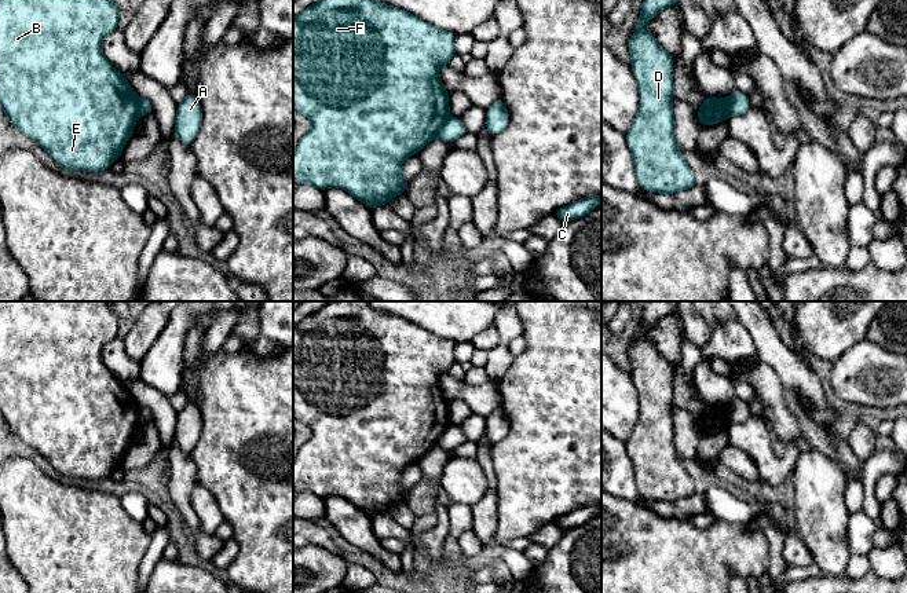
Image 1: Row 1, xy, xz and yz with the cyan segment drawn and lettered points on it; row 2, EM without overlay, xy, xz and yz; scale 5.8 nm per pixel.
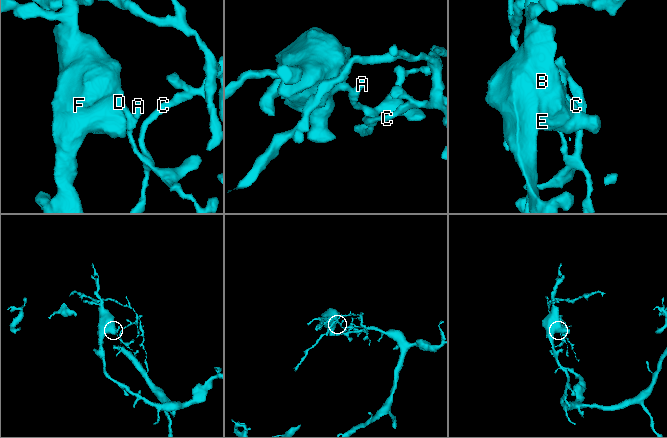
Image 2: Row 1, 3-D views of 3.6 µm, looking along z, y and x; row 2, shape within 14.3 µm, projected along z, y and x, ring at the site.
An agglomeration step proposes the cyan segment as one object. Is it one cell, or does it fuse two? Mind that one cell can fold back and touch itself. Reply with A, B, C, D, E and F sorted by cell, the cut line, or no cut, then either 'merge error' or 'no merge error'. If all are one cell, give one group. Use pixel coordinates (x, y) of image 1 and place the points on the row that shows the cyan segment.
groups A C / B D E F; cut xz (450, 116), (435, 136); merge error

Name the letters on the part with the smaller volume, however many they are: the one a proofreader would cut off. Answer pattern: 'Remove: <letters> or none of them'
Remove: A, C

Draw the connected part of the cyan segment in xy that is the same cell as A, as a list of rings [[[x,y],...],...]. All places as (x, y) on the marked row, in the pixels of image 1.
[[[193,94],[178,105],[178,116],[175,118],[175,136],[186,146],[190,146],[197,138],[202,122],[201,103]]]

